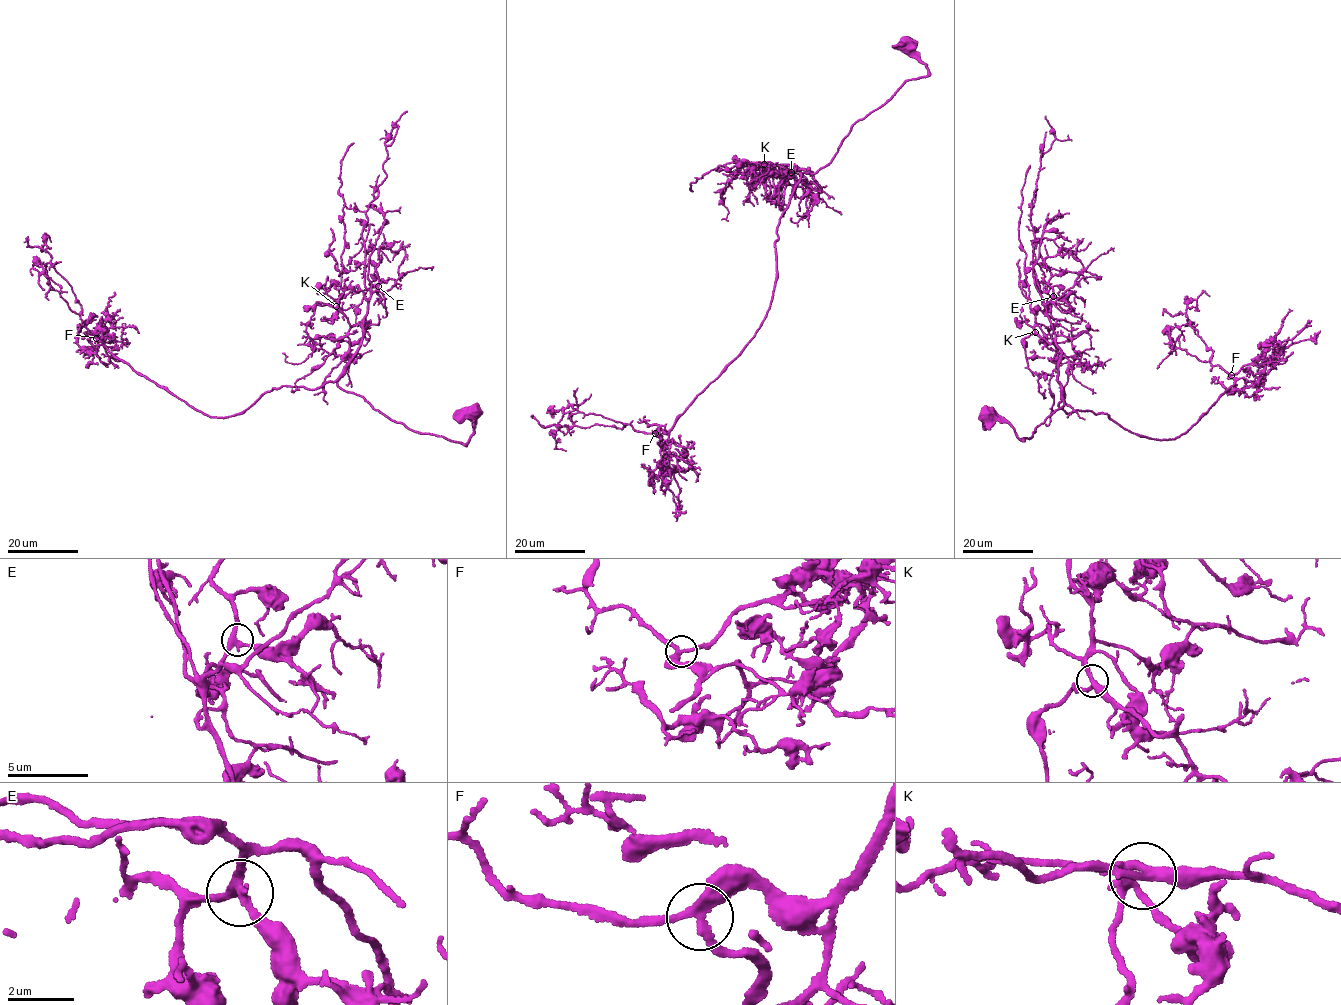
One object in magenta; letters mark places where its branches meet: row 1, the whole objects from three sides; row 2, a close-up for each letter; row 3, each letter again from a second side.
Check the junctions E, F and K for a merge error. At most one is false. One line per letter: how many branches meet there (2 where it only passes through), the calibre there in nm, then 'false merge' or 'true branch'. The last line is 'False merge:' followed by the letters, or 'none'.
E: 3 branches meet; 240 nm thick; true branch
F: 3 branches meet; 280 nm thick; true branch
K: 3 branches meet; 280 nm thick; true branch
False merge: none

